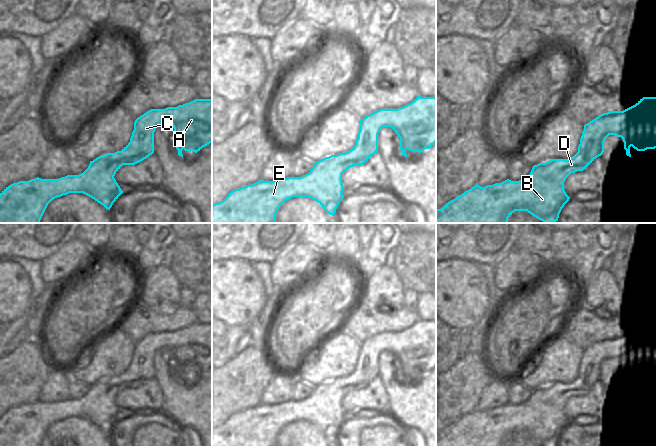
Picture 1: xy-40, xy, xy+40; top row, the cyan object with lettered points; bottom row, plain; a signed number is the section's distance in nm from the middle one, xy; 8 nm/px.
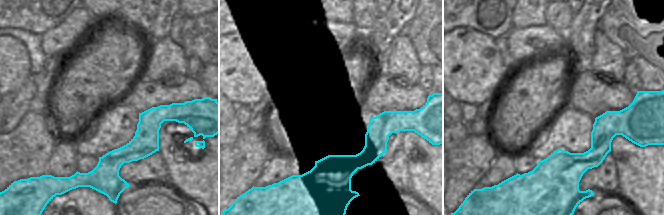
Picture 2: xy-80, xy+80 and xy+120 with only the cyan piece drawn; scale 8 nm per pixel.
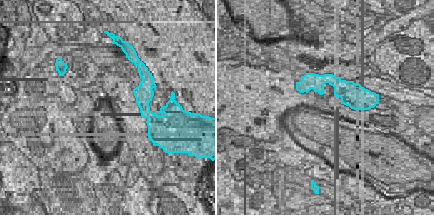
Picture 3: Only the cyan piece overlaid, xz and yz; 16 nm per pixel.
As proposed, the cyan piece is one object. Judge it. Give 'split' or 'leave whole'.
leave whole

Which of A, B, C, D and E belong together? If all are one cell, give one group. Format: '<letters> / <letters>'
A B C D E

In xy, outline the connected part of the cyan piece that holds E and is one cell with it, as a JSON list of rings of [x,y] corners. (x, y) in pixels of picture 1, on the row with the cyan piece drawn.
[[[420,95],[411,103],[397,109],[379,109],[363,119],[360,119],[360,130],[356,144],[347,152],[325,157],[314,163],[309,173],[301,177],[287,177],[277,181],[259,180],[251,185],[231,191],[221,202],[212,205],[212,223],[276,223],[276,214],[280,206],[293,197],[309,197],[317,201],[324,210],[334,216],[336,209],[344,196],[342,174],[355,165],[363,165],[375,153],[378,153],[378,134],[383,127],[391,127],[400,138],[402,155],[407,157],[406,150],[421,153],[436,143],[436,97],[421,97]]]

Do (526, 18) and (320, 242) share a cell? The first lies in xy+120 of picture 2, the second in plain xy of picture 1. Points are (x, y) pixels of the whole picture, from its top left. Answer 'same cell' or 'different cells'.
same cell

